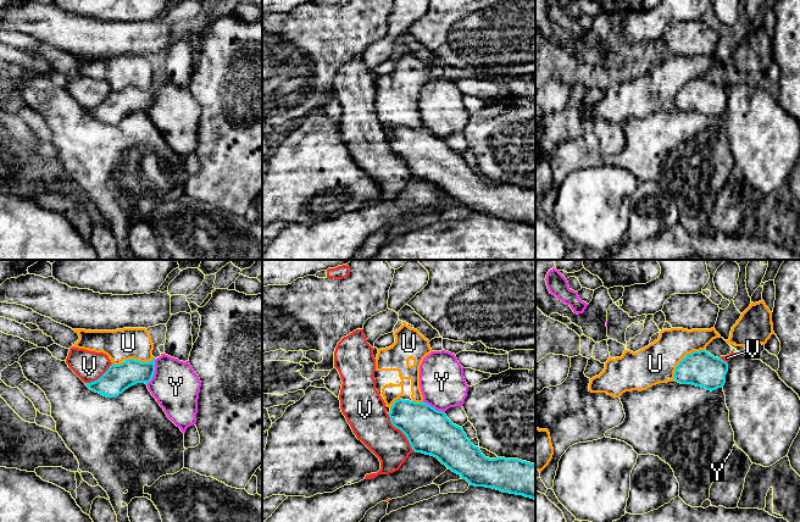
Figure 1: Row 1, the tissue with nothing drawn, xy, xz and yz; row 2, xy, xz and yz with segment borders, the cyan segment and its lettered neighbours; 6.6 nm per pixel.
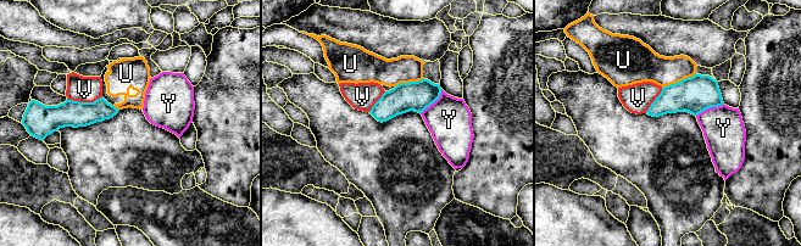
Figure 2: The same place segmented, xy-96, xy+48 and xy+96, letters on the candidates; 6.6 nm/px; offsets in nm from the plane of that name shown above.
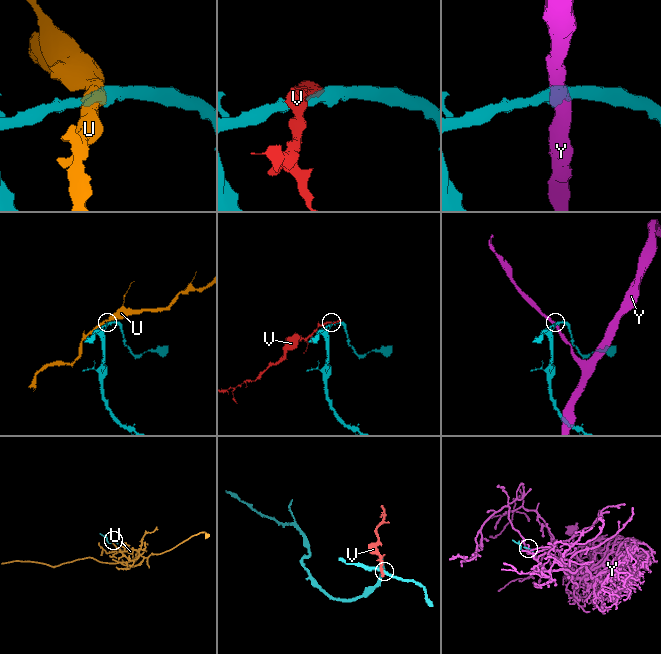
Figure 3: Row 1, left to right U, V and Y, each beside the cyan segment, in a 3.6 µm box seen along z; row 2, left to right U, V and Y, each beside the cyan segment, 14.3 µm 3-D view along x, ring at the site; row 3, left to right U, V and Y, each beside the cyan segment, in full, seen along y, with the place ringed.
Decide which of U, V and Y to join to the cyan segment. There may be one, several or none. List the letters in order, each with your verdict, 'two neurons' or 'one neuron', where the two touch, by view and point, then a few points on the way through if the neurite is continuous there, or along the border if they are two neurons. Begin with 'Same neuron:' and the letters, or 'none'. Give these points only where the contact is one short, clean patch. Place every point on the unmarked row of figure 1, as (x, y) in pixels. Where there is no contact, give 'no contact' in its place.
Same neuron: none
U: two neurons; meets cyan in yz at (683, 85)
V: two neurons; meets cyan in xz at (401, 157)
Y: two neurons; meets cyan in xy at (154, 99); border along xy (156, 85), (154, 103), (146, 111)

